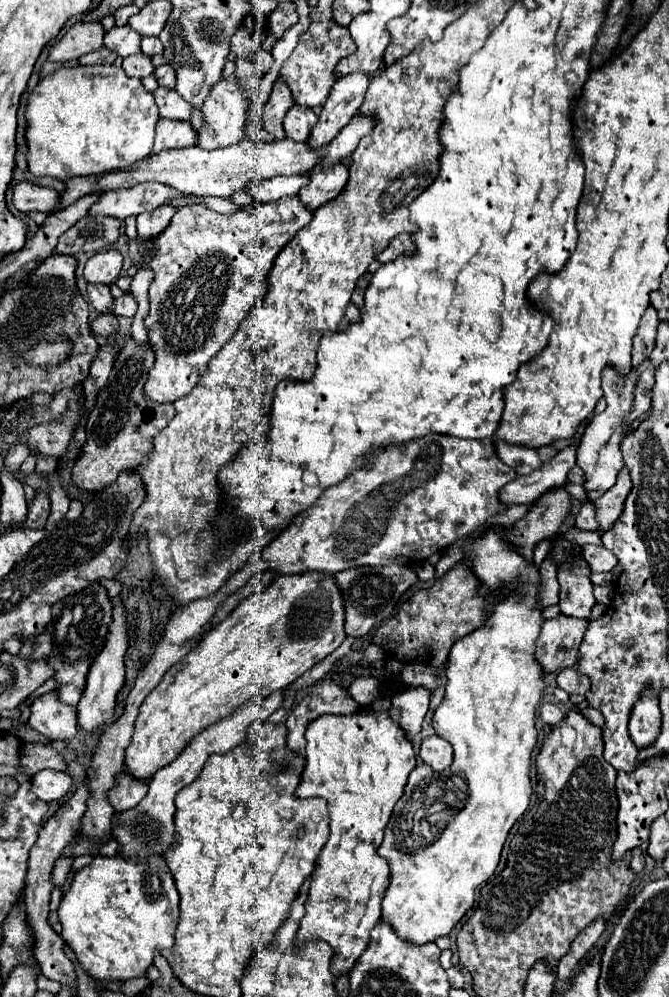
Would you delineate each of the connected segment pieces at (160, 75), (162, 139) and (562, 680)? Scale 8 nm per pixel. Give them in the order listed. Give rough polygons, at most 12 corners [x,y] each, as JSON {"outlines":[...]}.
{"outlines":[[[171,65],[155,69],[159,85],[173,89],[175,71]],[[159,119],[153,153],[197,141],[189,121]],[[577,665],[559,671],[557,685],[569,695],[585,695],[589,677],[577,673]]]}

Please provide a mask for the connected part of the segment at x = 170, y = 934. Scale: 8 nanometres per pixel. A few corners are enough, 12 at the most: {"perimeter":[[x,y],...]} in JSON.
{"perimeter":[[97,855],[59,905],[95,981],[143,977],[175,943],[163,857]]}

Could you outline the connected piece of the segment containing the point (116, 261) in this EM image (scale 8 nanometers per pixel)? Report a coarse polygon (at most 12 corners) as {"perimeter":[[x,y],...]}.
{"perimeter":[[99,251],[87,261],[87,283],[111,285],[123,255]]}

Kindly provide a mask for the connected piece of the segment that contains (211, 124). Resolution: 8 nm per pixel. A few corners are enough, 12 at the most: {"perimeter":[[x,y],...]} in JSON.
{"perimeter":[[235,75],[217,81],[201,109],[201,147],[245,137],[249,105]]}

